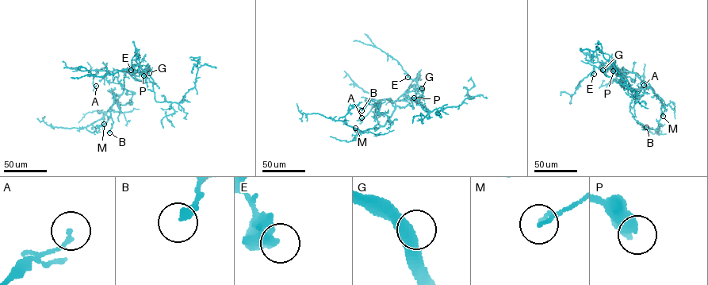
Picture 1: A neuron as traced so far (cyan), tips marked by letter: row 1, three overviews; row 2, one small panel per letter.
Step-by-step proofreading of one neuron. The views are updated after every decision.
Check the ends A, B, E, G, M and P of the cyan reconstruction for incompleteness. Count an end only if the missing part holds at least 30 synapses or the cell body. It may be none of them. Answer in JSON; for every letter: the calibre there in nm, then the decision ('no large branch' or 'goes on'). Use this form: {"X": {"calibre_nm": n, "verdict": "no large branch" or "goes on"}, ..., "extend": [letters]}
{"A": {"calibre_nm": 130, "verdict": "no large branch"}, "B": {"calibre_nm": 340, "verdict": "no large branch"}, "E": {"calibre_nm": 400, "verdict": "no large branch"}, "G": {"calibre_nm": 420, "verdict": "no large branch"}, "M": {"calibre_nm": 150, "verdict": "no large branch"}, "P": {"calibre_nm": 500, "verdict": "no large branch"}, "extend": []}

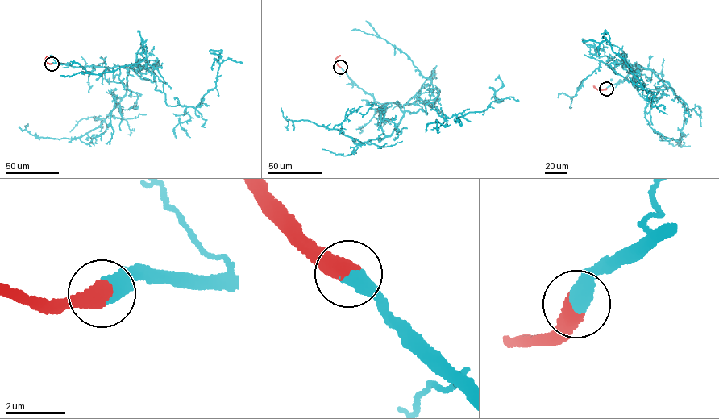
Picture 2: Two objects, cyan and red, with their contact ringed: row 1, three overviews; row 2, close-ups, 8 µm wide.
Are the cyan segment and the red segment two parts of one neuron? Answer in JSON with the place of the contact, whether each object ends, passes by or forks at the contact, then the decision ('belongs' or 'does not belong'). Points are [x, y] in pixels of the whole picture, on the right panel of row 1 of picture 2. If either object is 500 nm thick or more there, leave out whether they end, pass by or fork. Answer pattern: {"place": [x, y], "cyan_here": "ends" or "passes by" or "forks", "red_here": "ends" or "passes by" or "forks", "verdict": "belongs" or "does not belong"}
{"place": [606, 89], "verdict": "belongs"}

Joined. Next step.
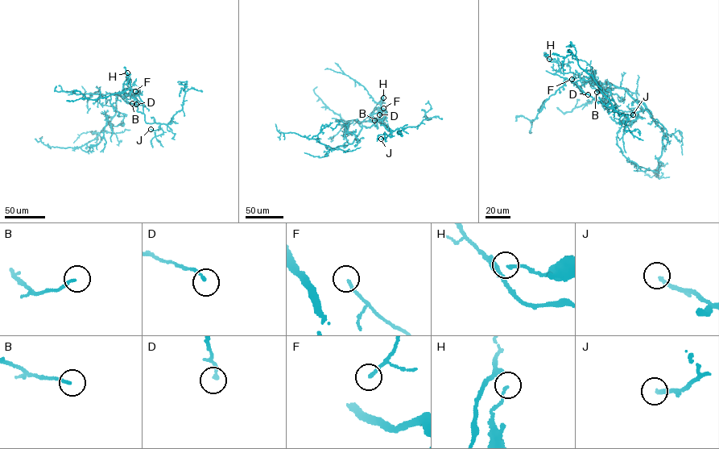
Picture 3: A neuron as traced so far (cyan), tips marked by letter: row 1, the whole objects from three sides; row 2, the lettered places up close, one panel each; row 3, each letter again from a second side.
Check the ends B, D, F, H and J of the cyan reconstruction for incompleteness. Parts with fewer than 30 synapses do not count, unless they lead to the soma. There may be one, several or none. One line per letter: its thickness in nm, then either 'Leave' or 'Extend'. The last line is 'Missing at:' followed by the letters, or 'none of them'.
B: Thickness 140 nm. Leave
D: Thickness 180 nm. Leave
F: Thickness 160 nm. Leave
H: Thickness 110 nm. Leave
J: Thickness 190 nm. Extend
Missing at: J

